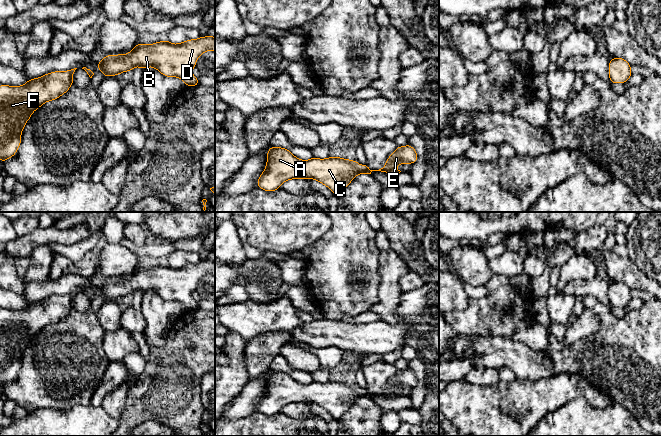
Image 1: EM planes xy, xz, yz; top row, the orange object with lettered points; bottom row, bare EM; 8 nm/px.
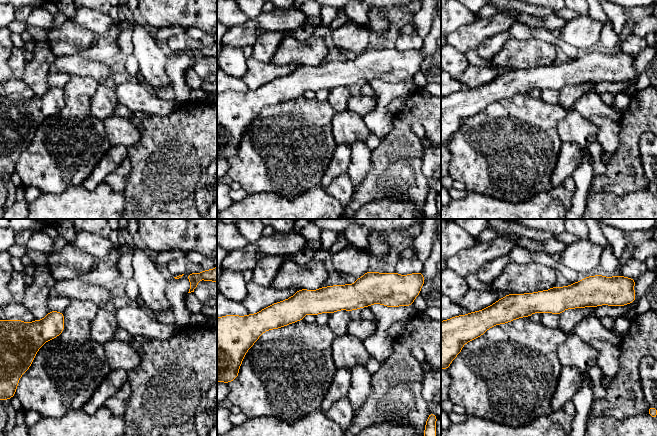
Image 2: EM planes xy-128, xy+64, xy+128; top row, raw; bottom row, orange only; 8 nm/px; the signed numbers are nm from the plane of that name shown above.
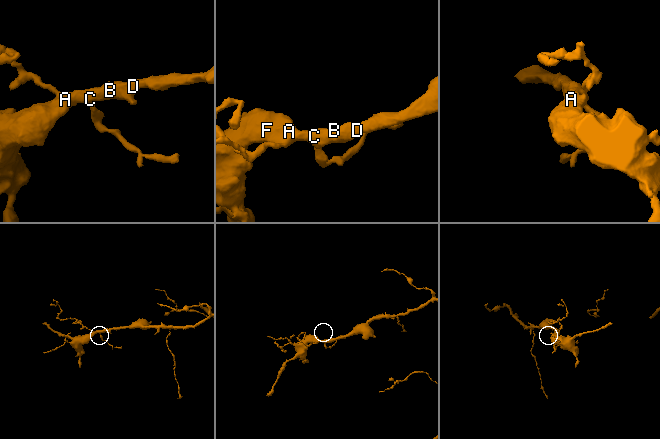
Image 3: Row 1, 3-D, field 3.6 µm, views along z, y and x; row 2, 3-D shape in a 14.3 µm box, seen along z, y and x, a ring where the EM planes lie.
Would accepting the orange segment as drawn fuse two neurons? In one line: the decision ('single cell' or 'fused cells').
single cell

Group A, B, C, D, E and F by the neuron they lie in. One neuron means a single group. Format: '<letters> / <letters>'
A B C D E F

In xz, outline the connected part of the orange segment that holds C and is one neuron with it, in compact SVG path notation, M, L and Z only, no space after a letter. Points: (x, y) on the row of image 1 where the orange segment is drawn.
M411 145L398 146L383 168L371 170L366 164L361 165L355 160L341 157L301 160L288 149L271 146L267 151L266 167L257 180L257 186L274 192L282 183L291 179L315 179L338 196L359 174L371 174L372 171L400 173L396 168L398 164L413 164L417 159L417 152Z

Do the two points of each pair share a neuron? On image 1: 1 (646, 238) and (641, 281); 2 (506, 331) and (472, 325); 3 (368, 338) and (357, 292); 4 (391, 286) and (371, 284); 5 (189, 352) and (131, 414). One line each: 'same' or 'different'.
1: different
2: same
3: different
4: different
5: same

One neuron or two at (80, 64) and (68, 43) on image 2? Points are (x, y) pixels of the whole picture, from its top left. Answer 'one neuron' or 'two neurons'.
two neurons

